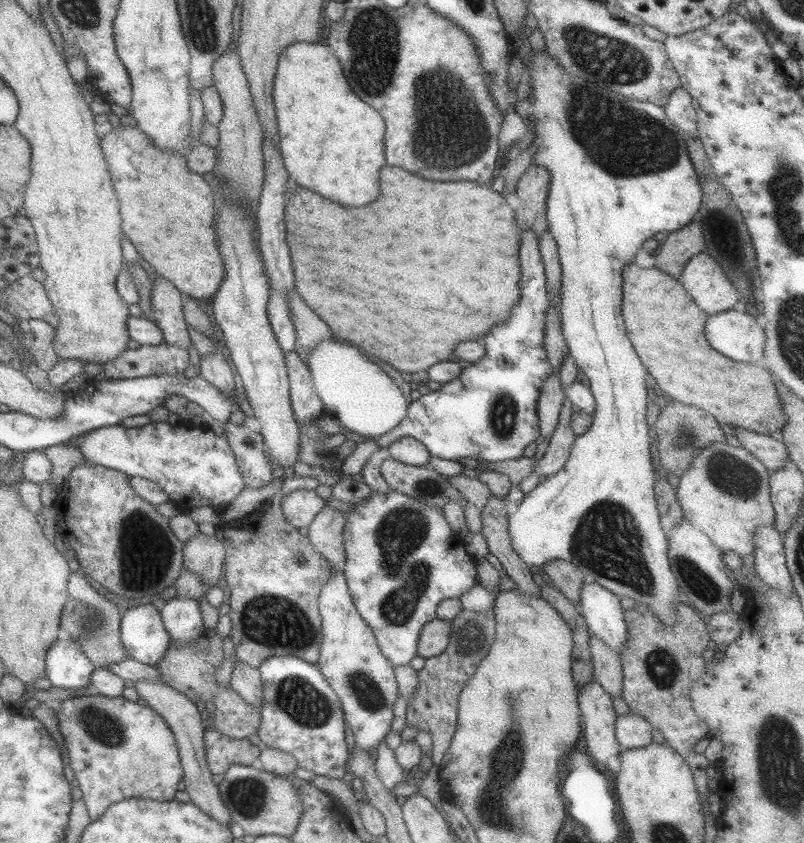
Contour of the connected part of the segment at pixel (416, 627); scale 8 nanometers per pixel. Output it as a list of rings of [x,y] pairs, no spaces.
[[[394,489],[384,494],[371,491],[366,500],[363,500],[361,503],[354,506],[352,511],[345,512],[345,517],[346,524],[343,528],[345,561],[342,564],[341,570],[346,577],[347,585],[352,600],[354,601],[354,606],[360,613],[362,619],[366,621],[366,624],[372,628],[382,655],[386,656],[394,667],[402,666],[402,664],[410,664],[412,659],[418,656],[416,655],[416,650],[418,648],[420,632],[422,632],[422,628],[424,628],[428,622],[437,619],[437,608],[440,602],[448,598],[459,597],[462,593],[470,590],[472,586],[478,584],[479,580],[475,563],[476,558],[465,549],[463,539],[457,536],[456,532],[452,531],[450,524],[444,517],[444,511],[442,508],[423,504],[421,500]]]

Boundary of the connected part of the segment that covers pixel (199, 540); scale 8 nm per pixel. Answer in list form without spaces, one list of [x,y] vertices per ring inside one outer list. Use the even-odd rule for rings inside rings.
[[[201,532],[183,543],[183,568],[199,574],[207,586],[217,586],[224,579],[222,564],[226,555],[216,536]]]

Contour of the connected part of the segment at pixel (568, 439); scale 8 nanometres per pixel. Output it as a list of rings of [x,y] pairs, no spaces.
[[[566,396],[560,411],[558,425],[549,437],[546,453],[537,460],[531,474],[518,484],[525,495],[528,495],[539,484],[538,478],[540,476],[553,475],[562,470],[564,464],[567,463],[576,438],[572,431],[572,421],[576,413],[572,408],[574,405]]]

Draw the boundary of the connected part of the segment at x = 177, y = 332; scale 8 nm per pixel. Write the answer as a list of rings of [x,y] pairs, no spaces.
[[[157,277],[152,281],[151,299],[157,325],[165,340],[188,351],[191,340],[183,313],[183,294],[170,281]]]

